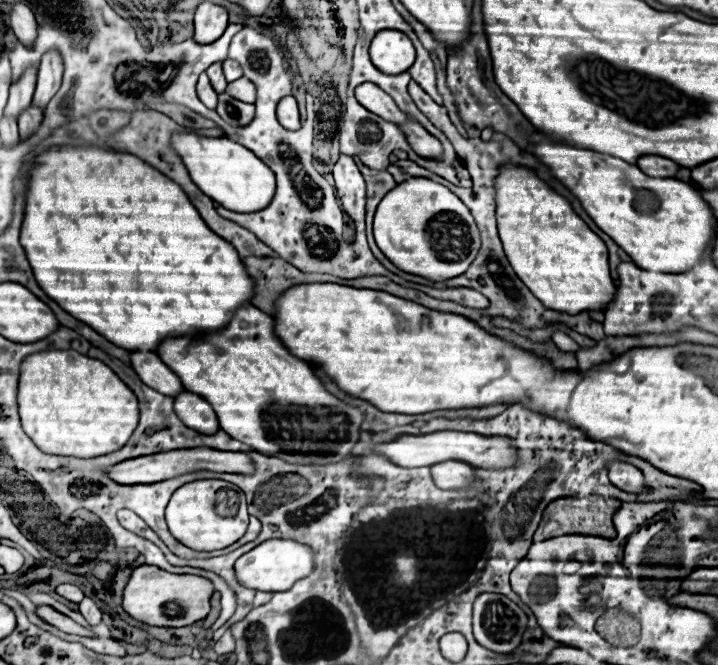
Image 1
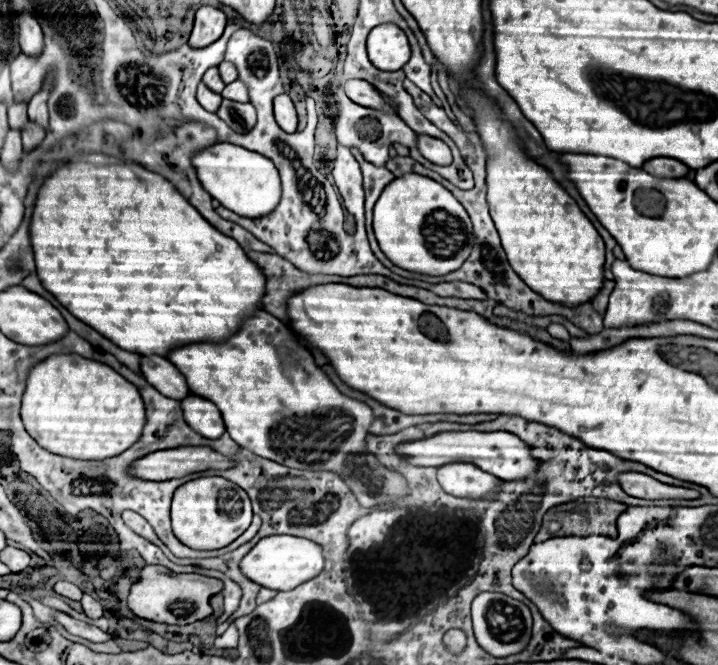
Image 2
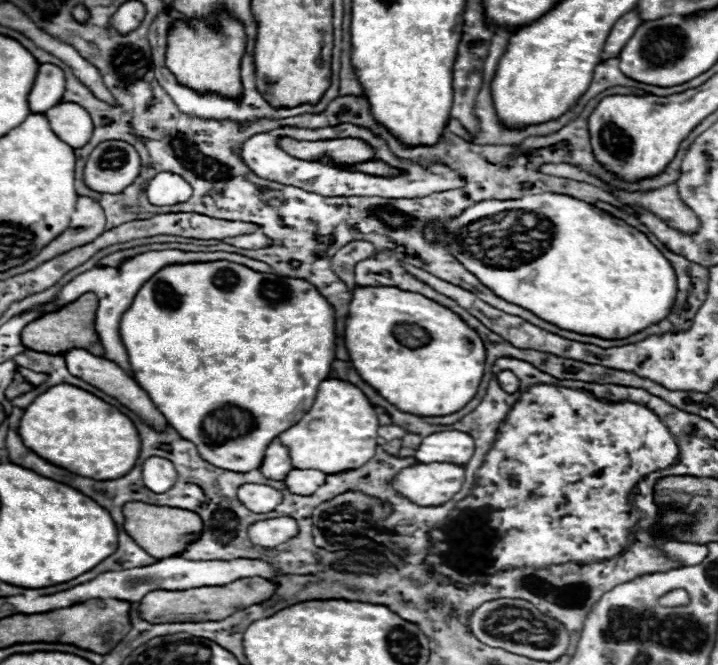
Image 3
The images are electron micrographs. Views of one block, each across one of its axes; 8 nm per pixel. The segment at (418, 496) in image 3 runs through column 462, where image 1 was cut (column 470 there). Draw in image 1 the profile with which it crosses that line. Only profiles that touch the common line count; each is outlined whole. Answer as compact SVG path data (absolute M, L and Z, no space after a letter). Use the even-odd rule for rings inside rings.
M448 460L444 464L434 464L430 472L432 472L434 484L444 490L464 488L474 482L474 468L468 464L460 464L460 460Z

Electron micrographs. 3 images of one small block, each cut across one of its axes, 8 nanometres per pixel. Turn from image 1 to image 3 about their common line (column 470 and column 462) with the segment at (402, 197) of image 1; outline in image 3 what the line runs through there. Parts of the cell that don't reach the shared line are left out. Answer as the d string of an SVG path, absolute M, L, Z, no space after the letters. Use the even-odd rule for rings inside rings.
M542 192L518 200L486 200L478 202L448 224L448 232L440 232L450 252L460 258L484 286L516 306L522 306L538 318L552 322L564 330L598 336L604 340L626 338L644 328L662 322L678 294L676 272L658 248L646 244L646 234L628 226L624 220L586 204L582 200ZM506 210L506 220L496 220L496 214Z

